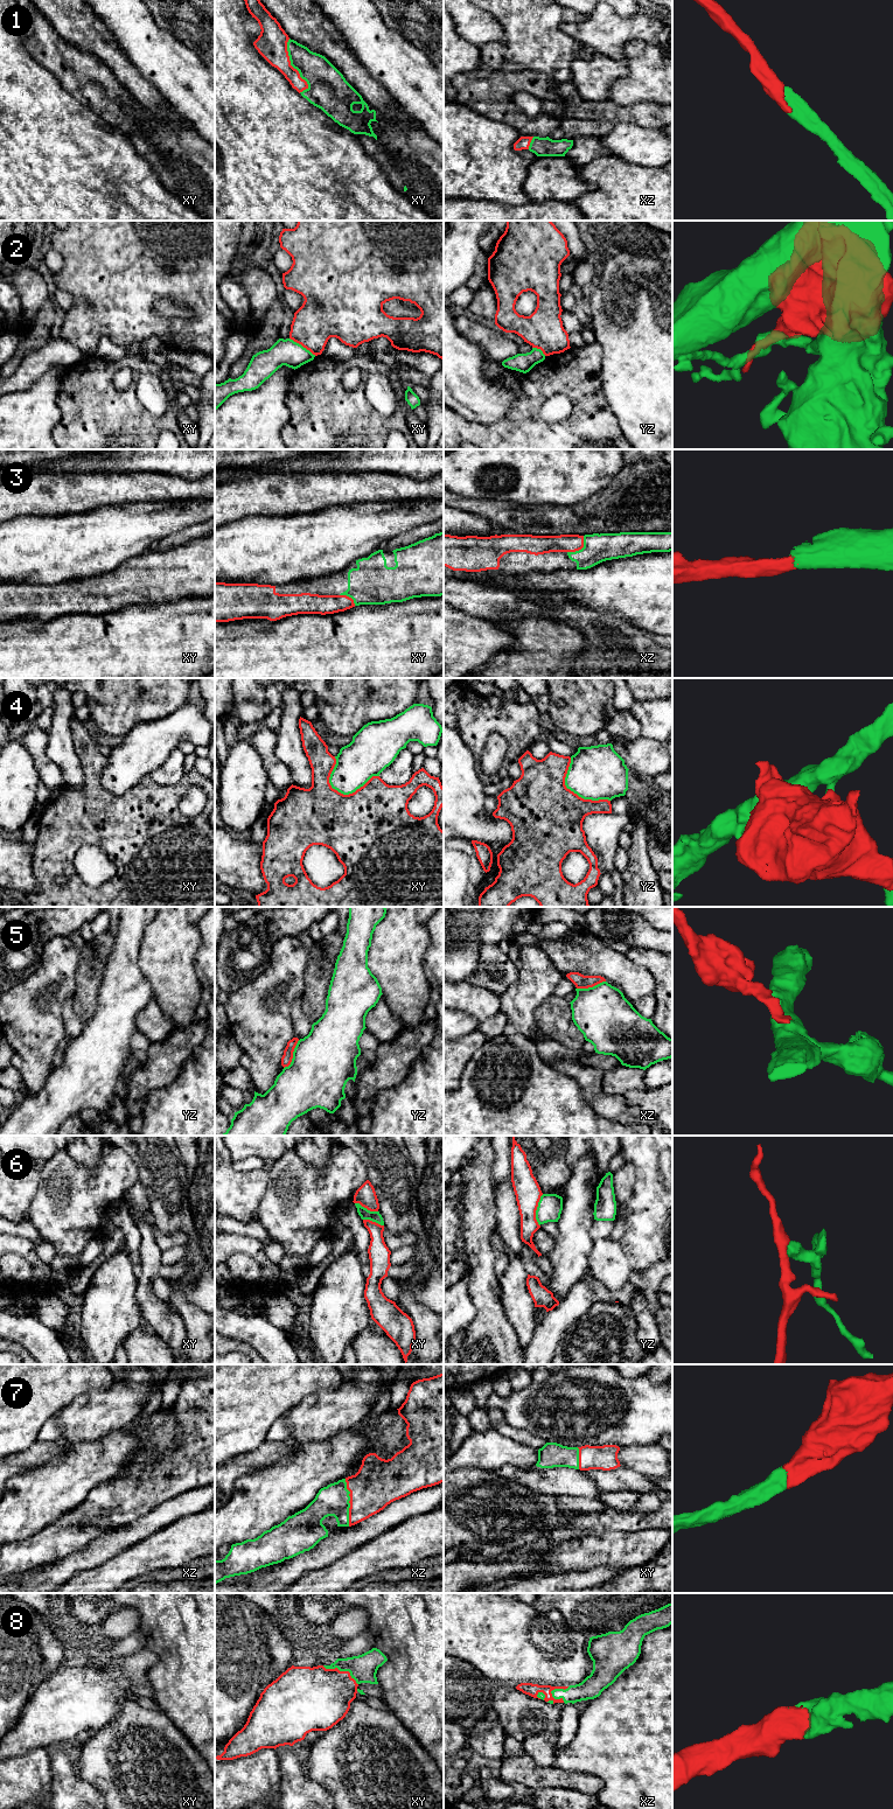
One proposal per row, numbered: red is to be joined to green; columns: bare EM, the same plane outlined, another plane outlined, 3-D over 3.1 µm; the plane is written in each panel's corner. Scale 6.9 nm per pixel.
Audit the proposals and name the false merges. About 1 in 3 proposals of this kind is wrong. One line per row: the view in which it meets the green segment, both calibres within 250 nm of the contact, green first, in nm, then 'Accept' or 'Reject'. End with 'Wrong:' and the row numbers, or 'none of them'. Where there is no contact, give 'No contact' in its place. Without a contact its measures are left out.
1: Touches green in xy. Thickness 240 nm (green) against 200 nm. Accept
2: Touches green in xy. Thickness 180 nm (green) against 320 nm. Reject
3: Touches green in xz. Thickness 190 nm (green) against 130 nm. Accept
4: Touches green in xy. Thickness 280 nm (green) against 480 nm. Reject
5: Touches green in yz. Thickness 420 nm (green) against 70 nm. Reject
6: Touches green in yz. Thickness 170 nm (green) against 180 nm. Reject
7: Touches green in xz. Thickness 220 nm (green) against 320 nm. Accept
8: Touches green in xz. Thickness 150 nm (green) against 90 nm. Accept
Wrong: 2, 4, 5, 6

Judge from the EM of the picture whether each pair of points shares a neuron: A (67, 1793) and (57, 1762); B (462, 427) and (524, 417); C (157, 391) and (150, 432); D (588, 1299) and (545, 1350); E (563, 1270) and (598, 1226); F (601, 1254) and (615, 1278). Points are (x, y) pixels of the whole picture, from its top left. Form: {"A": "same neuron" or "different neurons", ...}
{"A": "same neuron", "B": "same neuron", "C": "different neurons", "D": "same neuron", "E": "different neurons", "F": "same neuron"}

